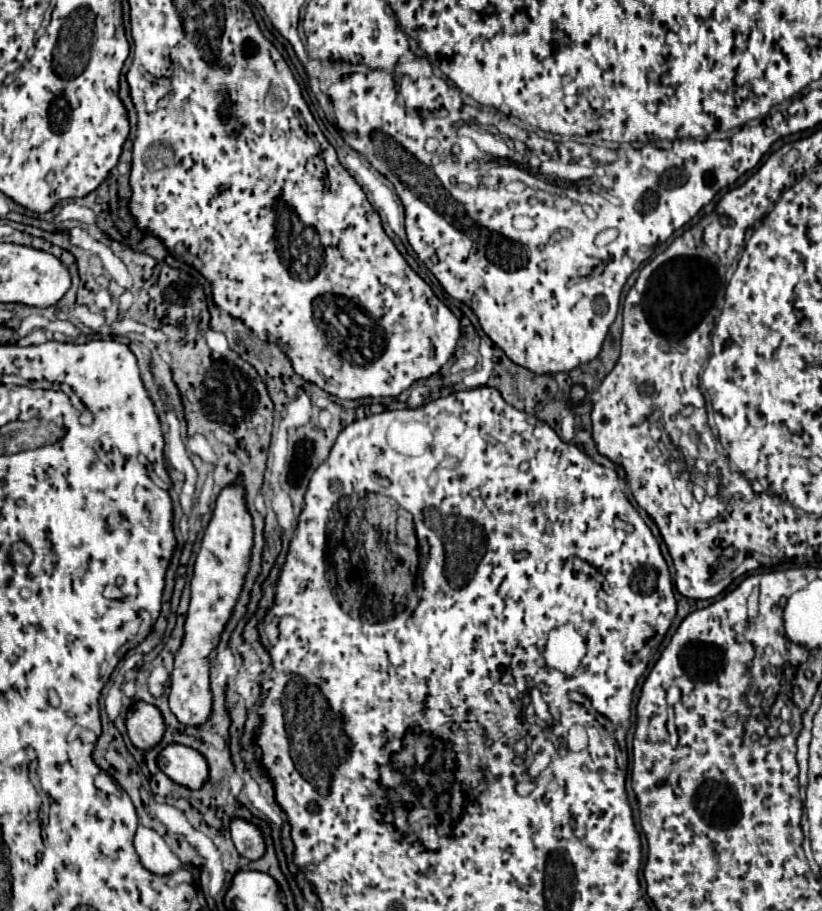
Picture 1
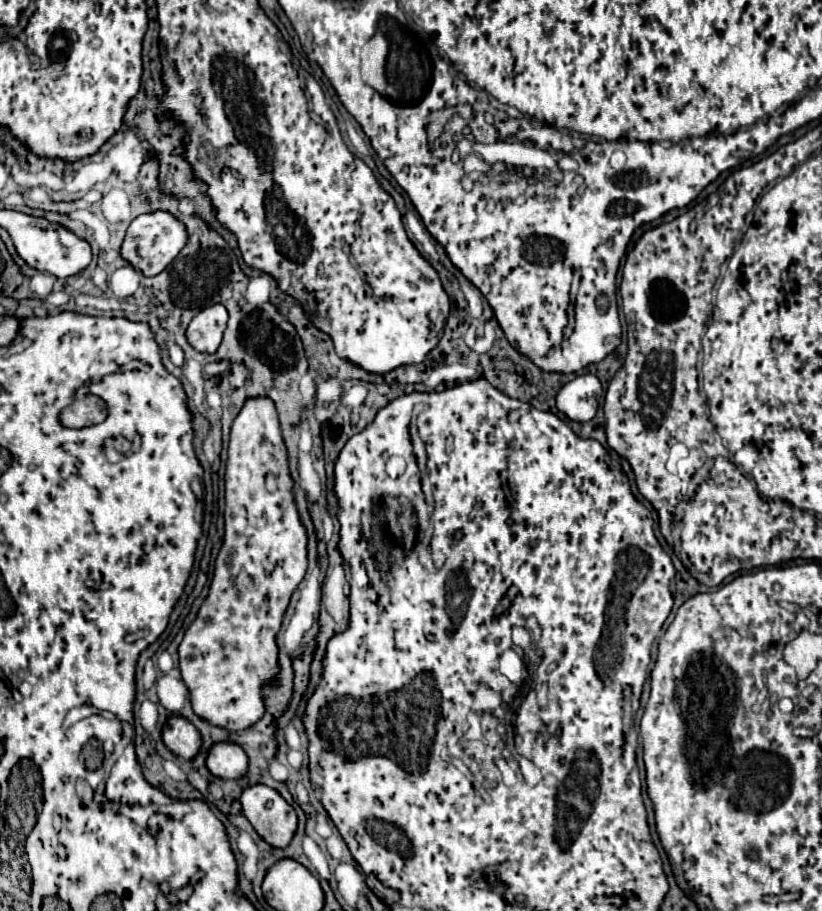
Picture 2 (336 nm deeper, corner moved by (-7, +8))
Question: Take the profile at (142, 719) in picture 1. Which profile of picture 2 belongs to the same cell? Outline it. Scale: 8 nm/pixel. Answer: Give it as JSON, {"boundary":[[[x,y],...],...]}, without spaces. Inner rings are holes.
{"boundary":[[[171,715],[161,731],[167,749],[183,759],[193,759],[201,747],[201,735],[197,729],[181,715]]]}

